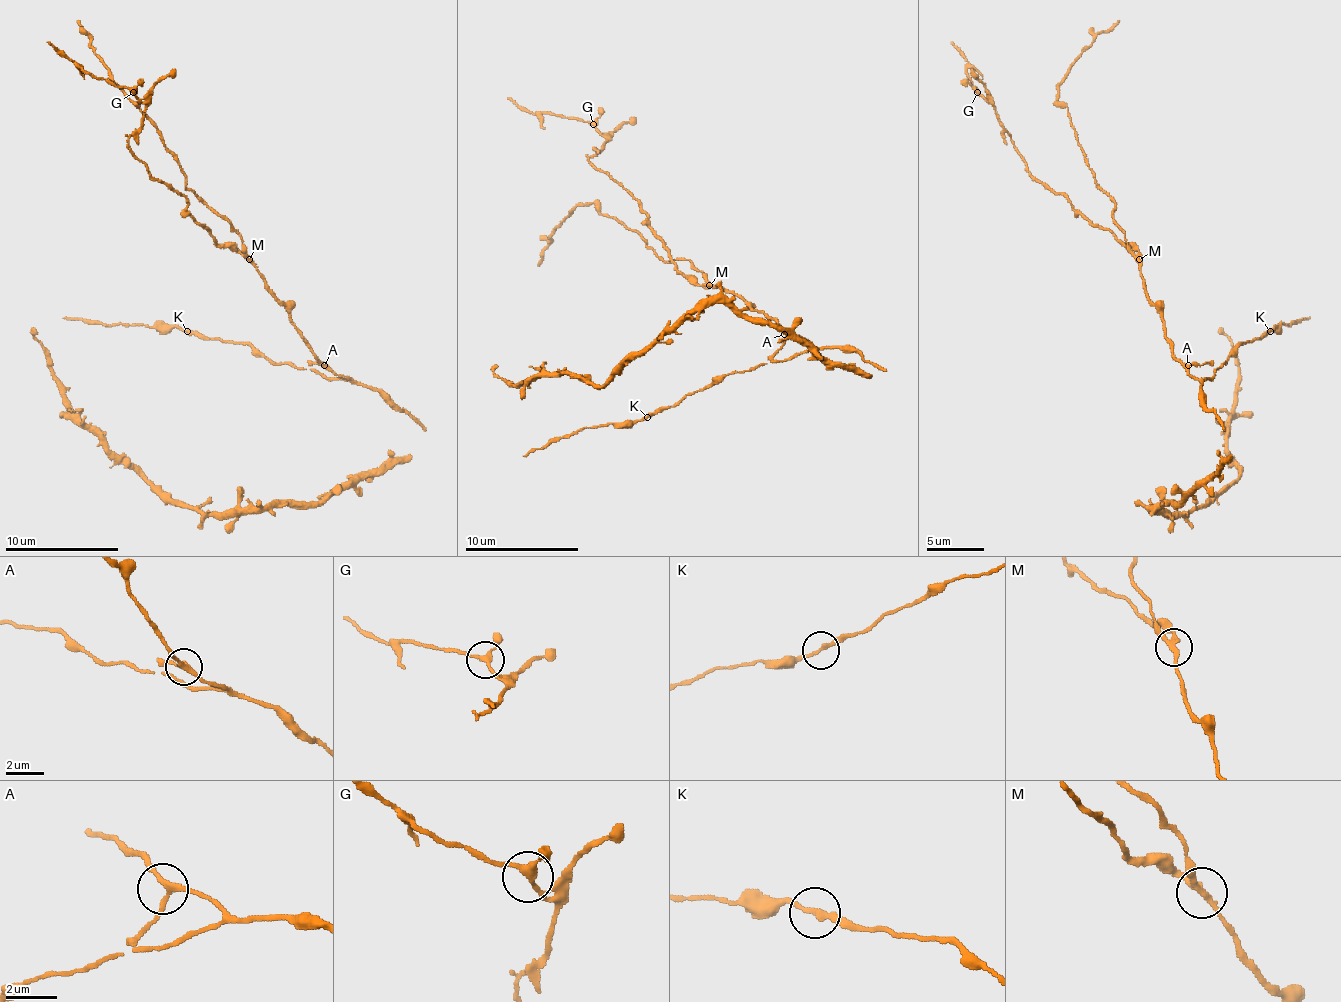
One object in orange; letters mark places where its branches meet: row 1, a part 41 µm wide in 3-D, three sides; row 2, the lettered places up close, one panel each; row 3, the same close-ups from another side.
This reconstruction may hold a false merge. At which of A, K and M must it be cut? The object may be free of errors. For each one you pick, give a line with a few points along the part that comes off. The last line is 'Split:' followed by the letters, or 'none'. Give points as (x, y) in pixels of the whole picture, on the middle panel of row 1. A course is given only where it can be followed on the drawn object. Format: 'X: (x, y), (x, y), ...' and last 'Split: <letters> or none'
M: (710, 286), (696, 286), (676, 269), (642, 206), (588, 158), (605, 144), (588, 121), (525, 112), (508, 98)
Split: M

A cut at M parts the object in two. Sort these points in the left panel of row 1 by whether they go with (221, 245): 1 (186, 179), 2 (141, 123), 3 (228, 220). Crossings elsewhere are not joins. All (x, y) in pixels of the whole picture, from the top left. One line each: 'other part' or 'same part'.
1: other part
2: same part
3: other part

